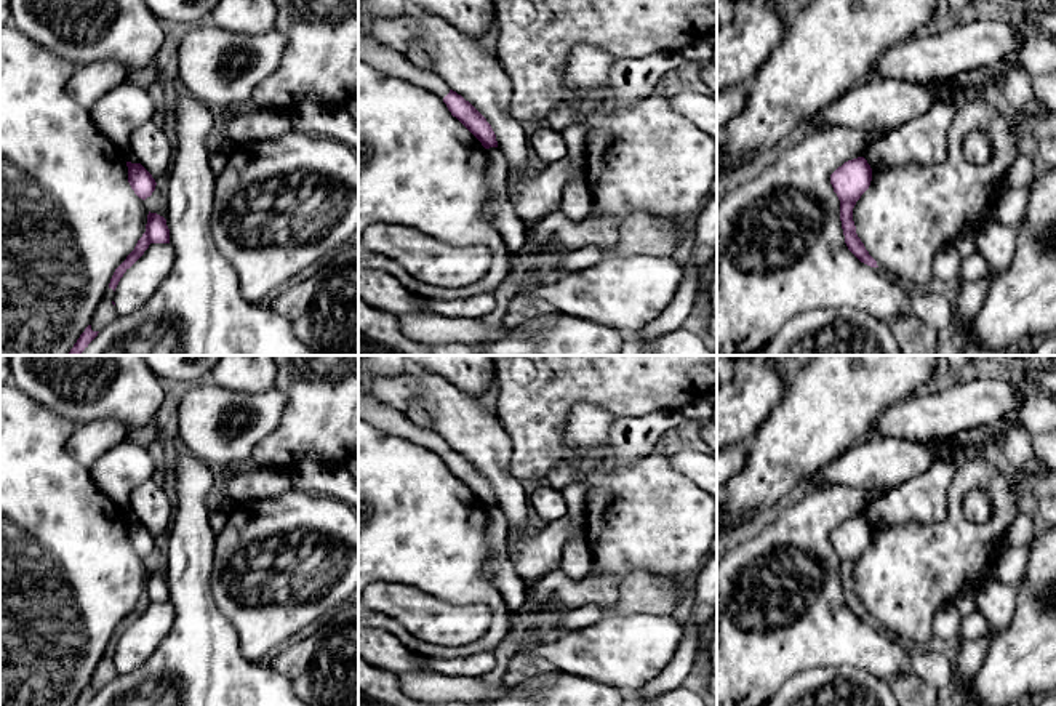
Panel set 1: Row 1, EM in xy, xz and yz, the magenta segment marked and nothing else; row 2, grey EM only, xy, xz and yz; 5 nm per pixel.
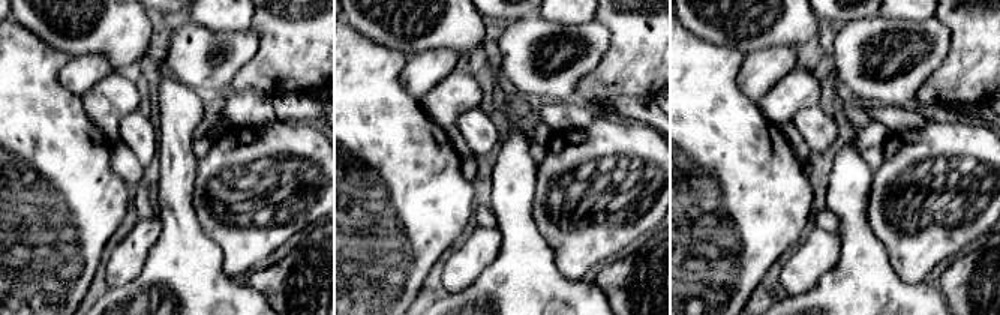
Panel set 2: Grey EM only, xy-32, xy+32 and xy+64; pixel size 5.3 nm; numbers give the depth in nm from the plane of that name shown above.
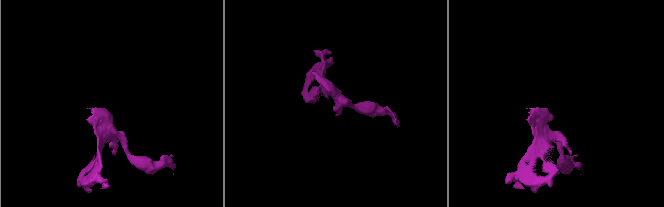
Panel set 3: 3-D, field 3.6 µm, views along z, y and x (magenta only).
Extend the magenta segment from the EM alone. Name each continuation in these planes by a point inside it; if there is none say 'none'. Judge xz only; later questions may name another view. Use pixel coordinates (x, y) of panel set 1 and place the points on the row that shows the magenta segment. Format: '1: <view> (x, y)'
1: xz (375, 53)

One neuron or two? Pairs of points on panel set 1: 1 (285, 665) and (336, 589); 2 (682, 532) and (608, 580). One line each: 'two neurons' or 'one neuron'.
1: two neurons
2: one neuron

